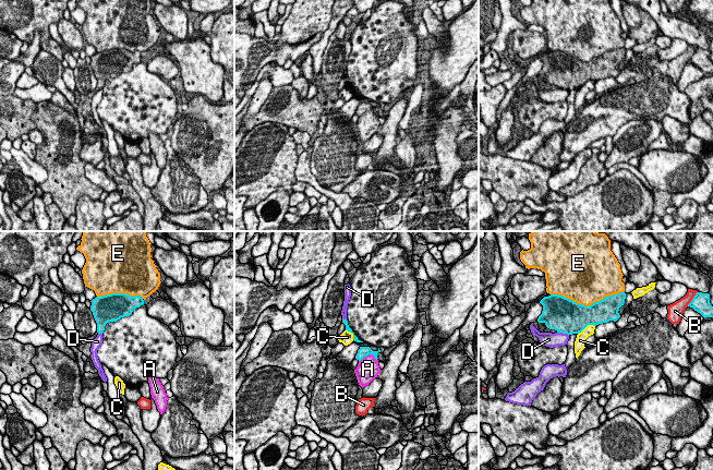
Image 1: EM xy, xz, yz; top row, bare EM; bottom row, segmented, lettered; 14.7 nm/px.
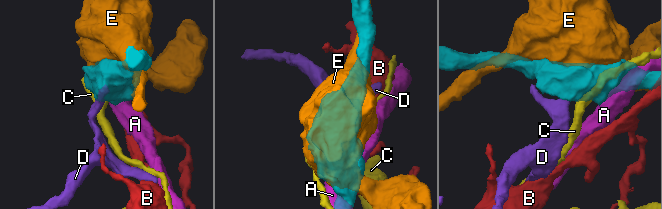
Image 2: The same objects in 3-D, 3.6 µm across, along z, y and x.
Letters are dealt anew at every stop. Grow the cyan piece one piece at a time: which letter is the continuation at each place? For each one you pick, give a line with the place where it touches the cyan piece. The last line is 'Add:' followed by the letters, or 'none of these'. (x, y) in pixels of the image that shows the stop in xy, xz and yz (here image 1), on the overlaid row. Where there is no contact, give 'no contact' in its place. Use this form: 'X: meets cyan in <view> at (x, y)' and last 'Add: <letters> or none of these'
Add: none of these

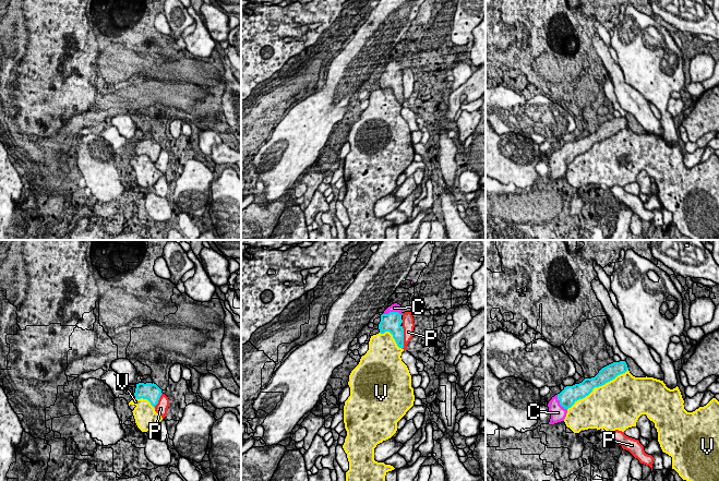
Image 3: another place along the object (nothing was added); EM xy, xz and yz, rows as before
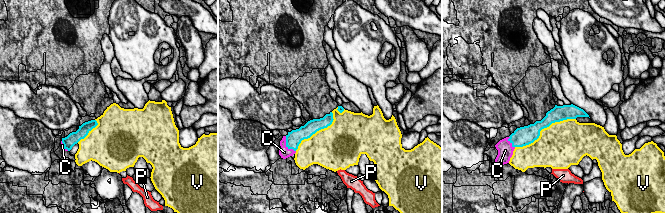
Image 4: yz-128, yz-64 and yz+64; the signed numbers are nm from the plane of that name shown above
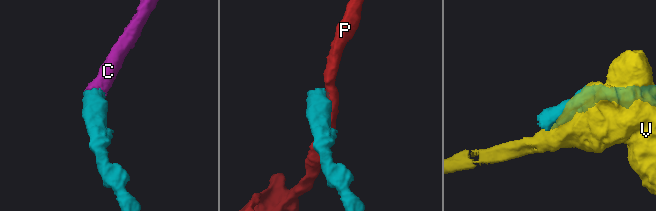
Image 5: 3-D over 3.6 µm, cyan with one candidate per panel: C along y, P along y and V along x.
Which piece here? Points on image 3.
C: meets cyan in xz at (393, 312)
Add: C

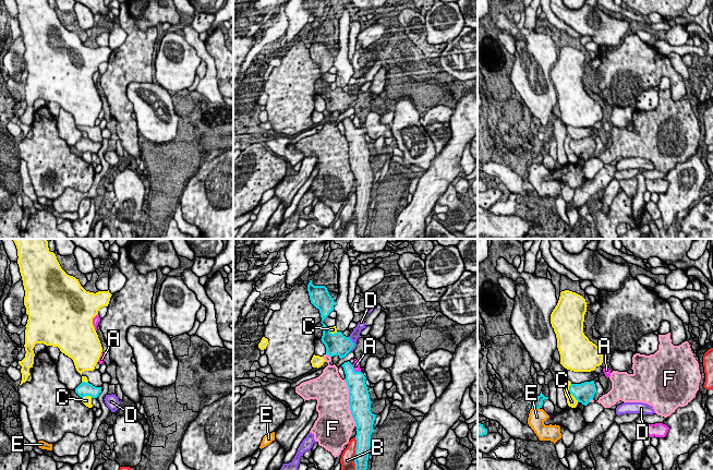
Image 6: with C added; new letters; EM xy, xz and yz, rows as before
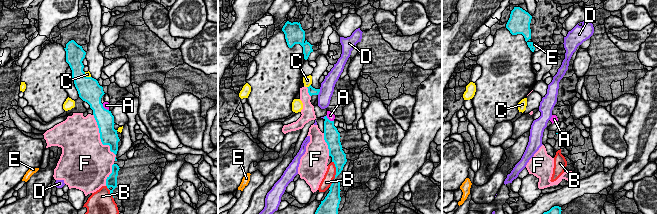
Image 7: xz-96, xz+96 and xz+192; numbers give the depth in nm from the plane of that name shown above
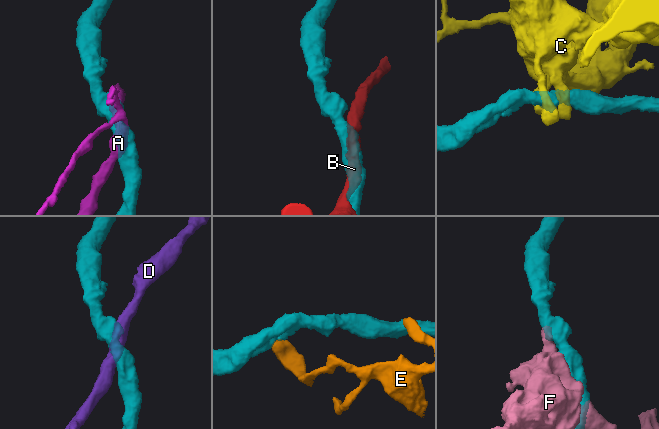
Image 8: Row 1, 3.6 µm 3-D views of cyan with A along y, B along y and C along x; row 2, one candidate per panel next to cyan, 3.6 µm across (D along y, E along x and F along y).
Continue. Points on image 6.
Add: none of these

